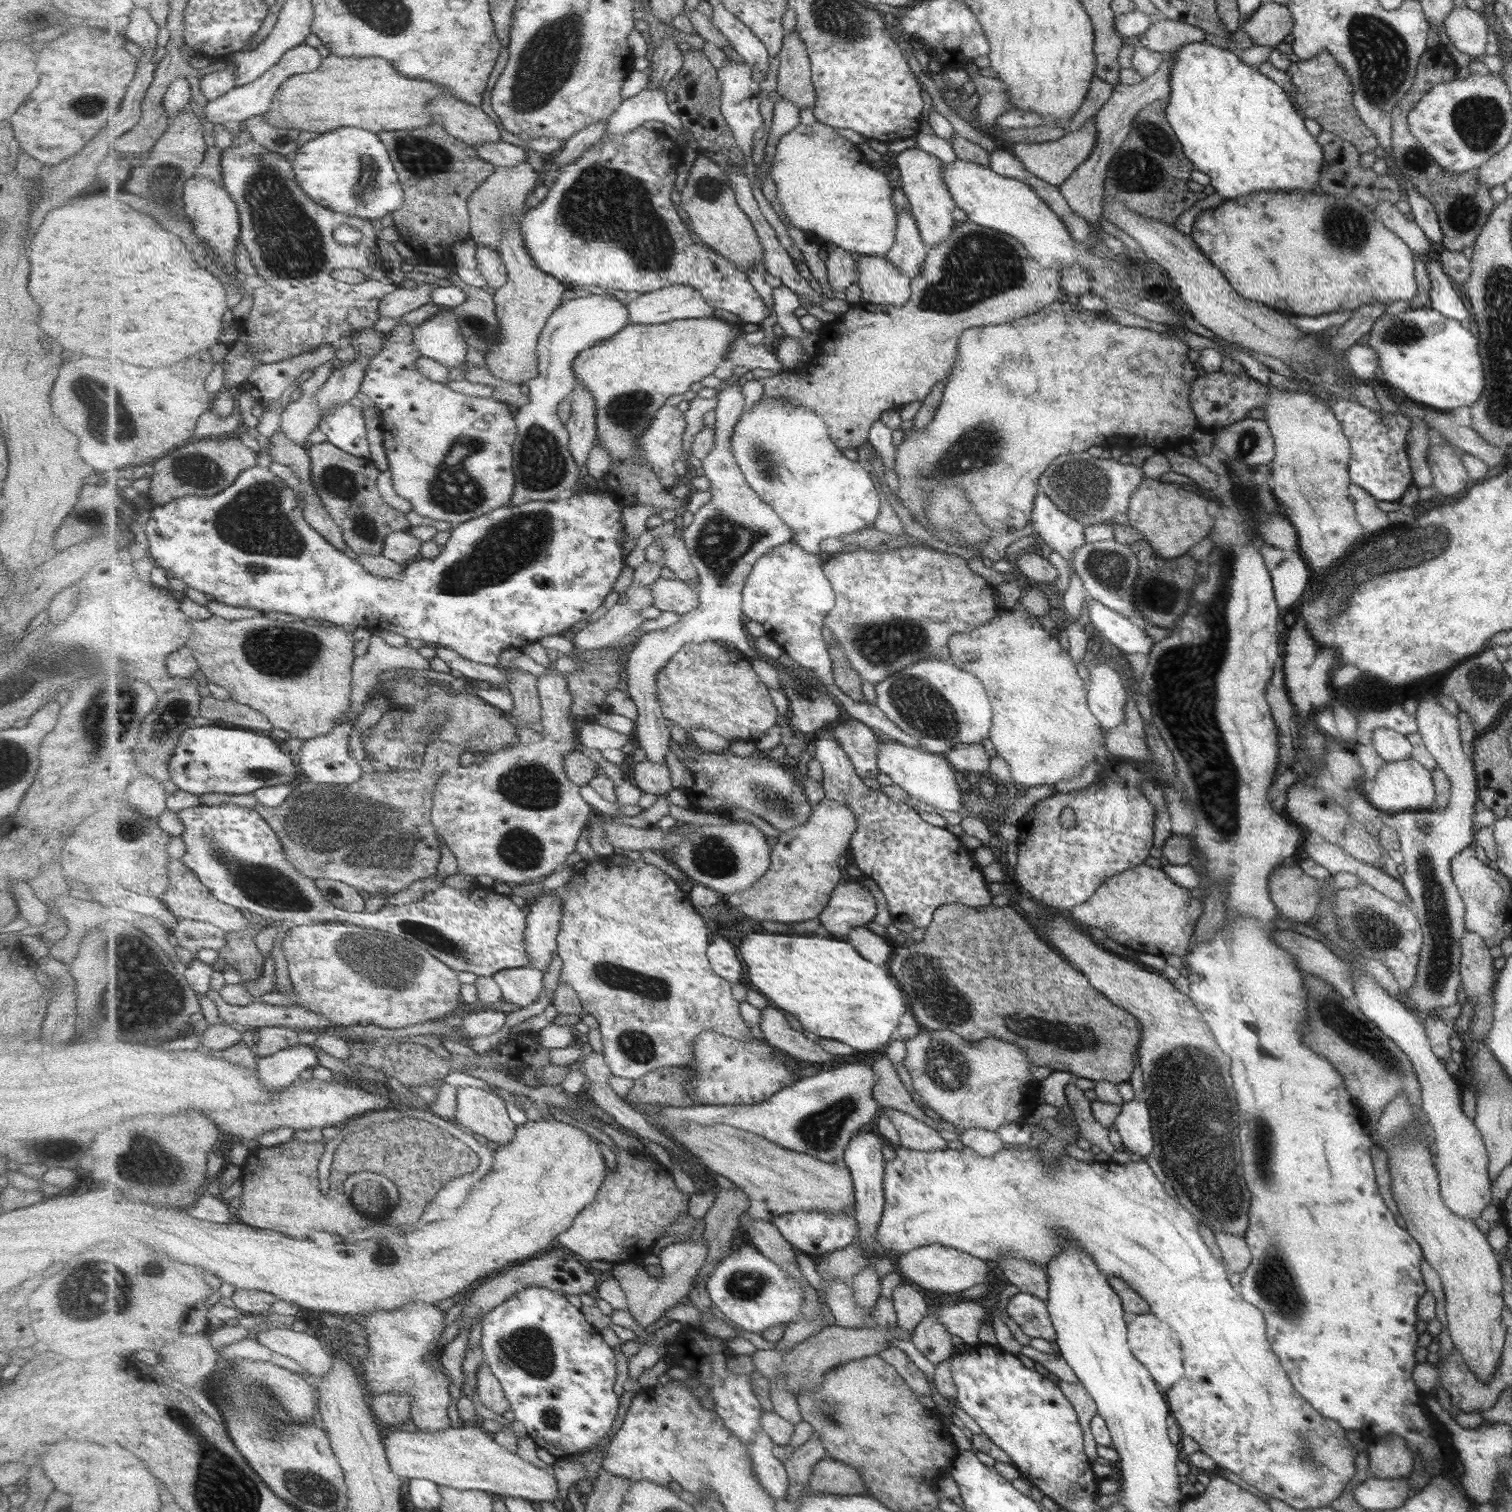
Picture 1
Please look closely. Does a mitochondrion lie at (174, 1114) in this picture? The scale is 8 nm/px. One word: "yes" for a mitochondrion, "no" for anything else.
no

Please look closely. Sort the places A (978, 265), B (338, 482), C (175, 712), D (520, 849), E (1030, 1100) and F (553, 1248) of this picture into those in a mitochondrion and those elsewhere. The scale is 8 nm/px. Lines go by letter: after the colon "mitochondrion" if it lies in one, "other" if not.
A: mitochondrion
B: mitochondrion
C: mitochondrion
D: mitochondrion
E: other
F: other

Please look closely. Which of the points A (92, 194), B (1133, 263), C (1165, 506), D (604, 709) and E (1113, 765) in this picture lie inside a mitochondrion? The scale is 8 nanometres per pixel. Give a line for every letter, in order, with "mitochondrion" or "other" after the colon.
A: other
B: other
C: other
D: other
E: other

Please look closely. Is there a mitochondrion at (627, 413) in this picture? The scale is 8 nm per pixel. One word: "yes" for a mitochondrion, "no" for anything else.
yes

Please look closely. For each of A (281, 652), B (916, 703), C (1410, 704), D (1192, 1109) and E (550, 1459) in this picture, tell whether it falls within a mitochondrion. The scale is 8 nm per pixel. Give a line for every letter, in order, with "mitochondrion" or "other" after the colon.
A: mitochondrion
B: mitochondrion
C: other
D: mitochondrion
E: other

